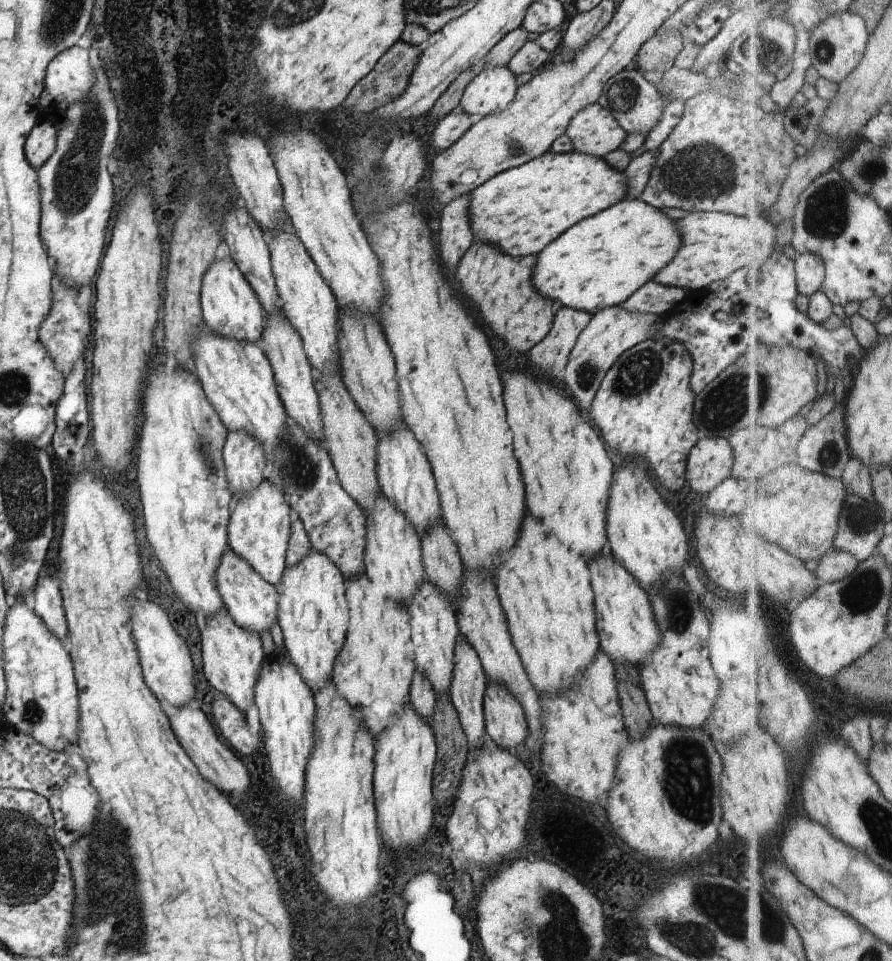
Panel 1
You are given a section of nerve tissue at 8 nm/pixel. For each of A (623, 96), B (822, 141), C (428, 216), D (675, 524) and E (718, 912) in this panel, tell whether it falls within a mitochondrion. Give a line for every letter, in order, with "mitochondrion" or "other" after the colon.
A: mitochondrion
B: other
C: other
D: other
E: mitochondrion

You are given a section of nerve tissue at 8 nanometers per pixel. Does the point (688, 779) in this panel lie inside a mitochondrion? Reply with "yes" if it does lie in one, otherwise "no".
yes

